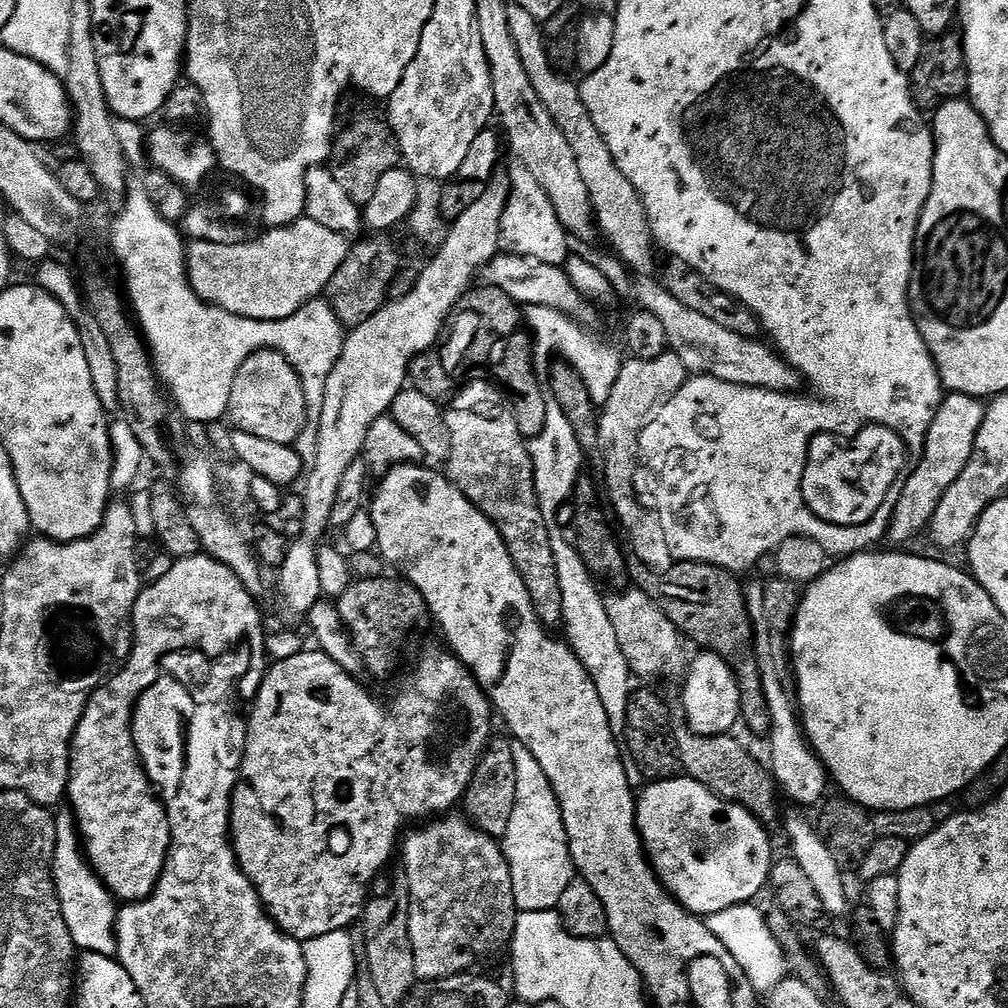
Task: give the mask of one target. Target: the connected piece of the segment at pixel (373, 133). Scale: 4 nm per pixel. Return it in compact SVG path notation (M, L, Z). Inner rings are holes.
M364 116L356 120L348 129L335 137L330 157L330 167L334 178L346 190L353 202L361 206L367 204L378 186L378 178L401 163L400 144L396 133L387 119L376 116Z

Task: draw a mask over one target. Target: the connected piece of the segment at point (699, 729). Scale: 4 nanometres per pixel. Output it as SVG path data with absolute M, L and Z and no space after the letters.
M697 651L691 657L684 684L684 720L687 731L695 736L723 736L733 731L740 715L740 691L732 667L718 654Z

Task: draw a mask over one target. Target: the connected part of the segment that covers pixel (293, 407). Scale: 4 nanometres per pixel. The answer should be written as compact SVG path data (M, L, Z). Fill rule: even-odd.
M262 349L260 352L256 352L252 357L246 358L246 362L242 362L242 366L238 370L238 374L234 378L234 386L230 386L230 400L228 402L228 410L226 413L227 419L232 419L230 421L231 427L233 429L245 432L246 434L252 434L257 438L264 438L267 441L284 443L286 445L295 445L296 439L300 436L300 431L304 428L304 419L308 416L308 402L310 402L309 397L305 395L304 387L300 382L300 376L292 368L290 362L284 357L280 352L274 352L270 349Z

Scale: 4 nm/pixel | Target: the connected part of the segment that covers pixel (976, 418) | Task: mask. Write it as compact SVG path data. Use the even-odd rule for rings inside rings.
M961 392L948 394L940 401L940 409L933 418L925 438L924 452L915 461L916 469L903 477L899 485L900 493L895 493L893 518L889 522L887 543L892 546L904 546L907 540L912 540L920 531L927 529L932 523L932 515L940 505L940 500L946 490L962 474L972 457L972 450L976 447L976 431L980 428L980 421L984 419L985 405L977 397L967 396Z

